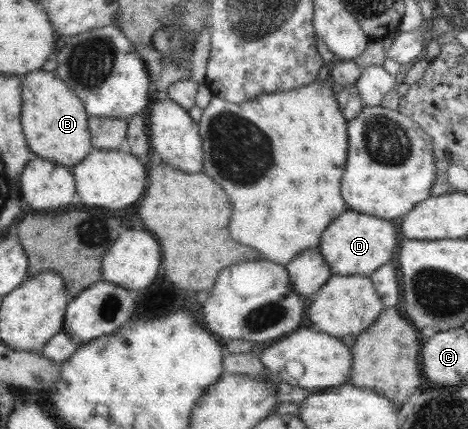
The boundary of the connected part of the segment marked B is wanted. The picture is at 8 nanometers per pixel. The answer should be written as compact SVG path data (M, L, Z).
M32 70L21 79L21 121L28 147L36 156L72 168L93 149L83 101L58 78L56 71Z

